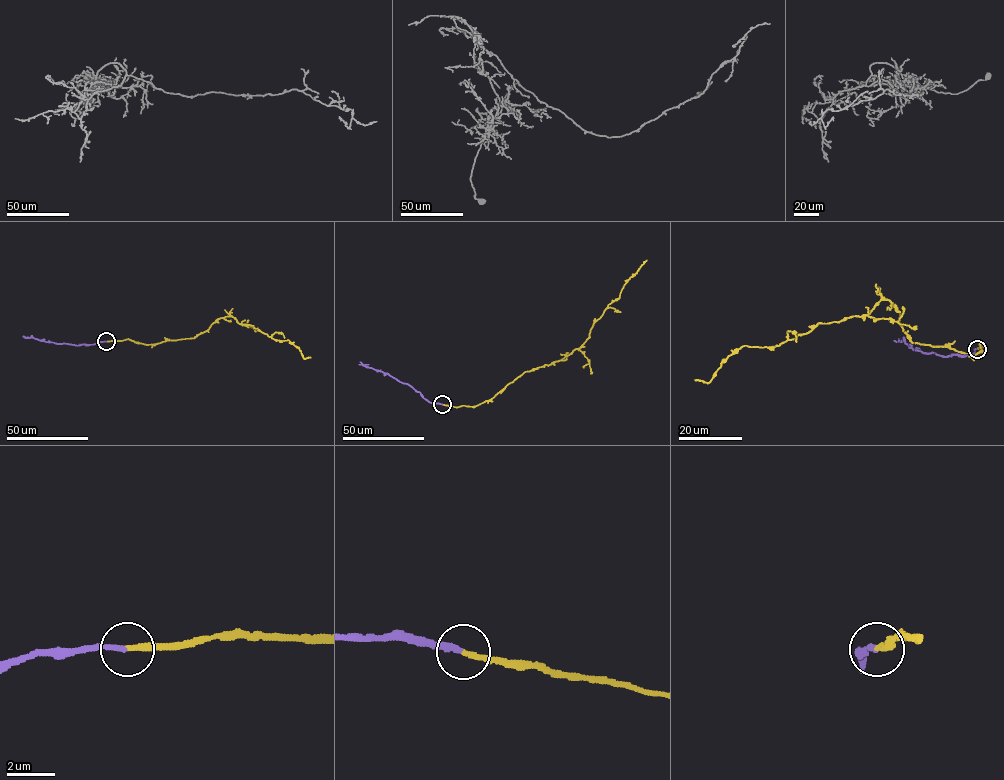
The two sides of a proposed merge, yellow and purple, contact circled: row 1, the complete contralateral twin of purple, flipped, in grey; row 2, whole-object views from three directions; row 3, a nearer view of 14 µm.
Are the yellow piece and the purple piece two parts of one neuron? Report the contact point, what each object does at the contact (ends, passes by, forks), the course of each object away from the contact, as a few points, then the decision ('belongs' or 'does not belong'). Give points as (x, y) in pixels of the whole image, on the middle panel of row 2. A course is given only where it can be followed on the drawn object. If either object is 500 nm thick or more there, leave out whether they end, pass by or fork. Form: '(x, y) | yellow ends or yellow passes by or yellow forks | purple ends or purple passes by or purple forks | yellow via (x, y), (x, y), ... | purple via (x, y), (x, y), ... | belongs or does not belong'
(442, 404) | yellow ends | purple ends | yellow via (442, 404), (474, 406), (489, 401), (524, 372), (560, 361), (579, 348), (593, 324), (647, 260) | purple via (442, 404), (429, 402), (406, 383), (359, 364) | belongs

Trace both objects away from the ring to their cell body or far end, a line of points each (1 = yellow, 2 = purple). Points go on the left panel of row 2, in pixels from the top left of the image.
1: (106, 341), (153, 344), (194, 338), (219, 319), (232, 316), (273, 339), (288, 340), (304, 358), (311, 357)
2: (106, 341), (75, 345), (23, 336)

